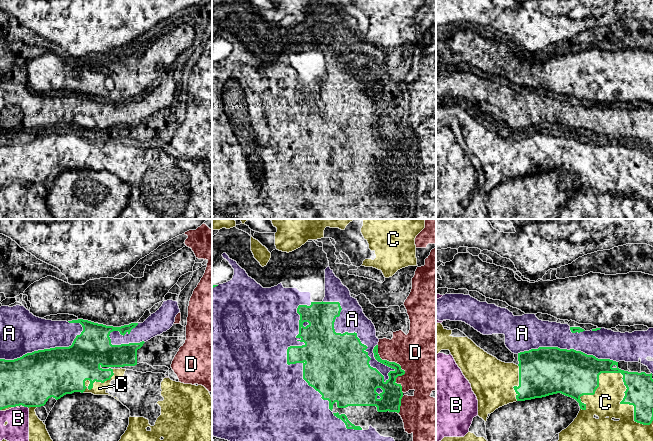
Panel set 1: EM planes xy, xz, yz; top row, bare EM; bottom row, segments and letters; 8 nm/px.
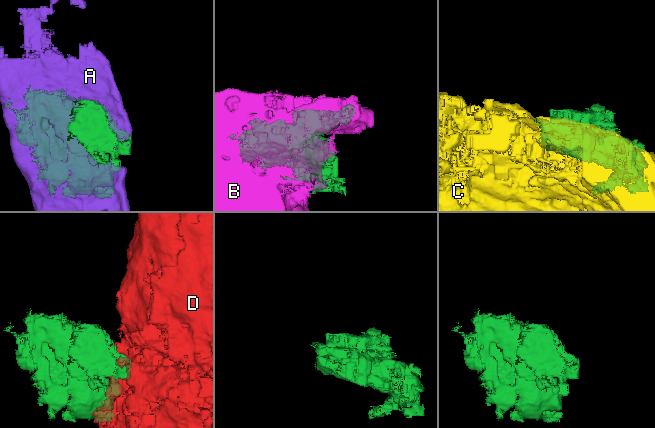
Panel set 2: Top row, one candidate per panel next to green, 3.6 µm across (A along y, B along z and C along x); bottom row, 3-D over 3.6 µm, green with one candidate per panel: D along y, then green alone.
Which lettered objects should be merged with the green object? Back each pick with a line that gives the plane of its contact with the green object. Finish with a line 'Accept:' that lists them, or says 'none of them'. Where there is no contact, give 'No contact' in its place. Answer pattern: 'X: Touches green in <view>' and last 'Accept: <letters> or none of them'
A: Touches green in xz
Accept: A

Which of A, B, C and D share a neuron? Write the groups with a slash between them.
A / B C / D

